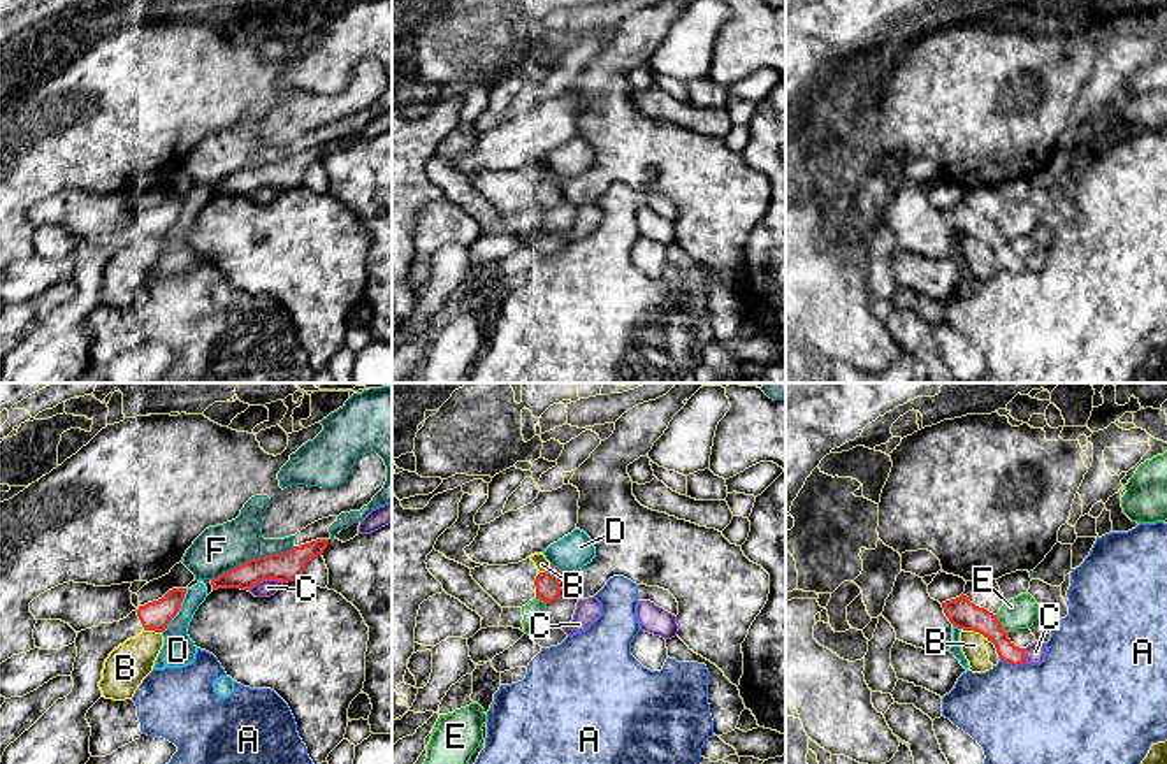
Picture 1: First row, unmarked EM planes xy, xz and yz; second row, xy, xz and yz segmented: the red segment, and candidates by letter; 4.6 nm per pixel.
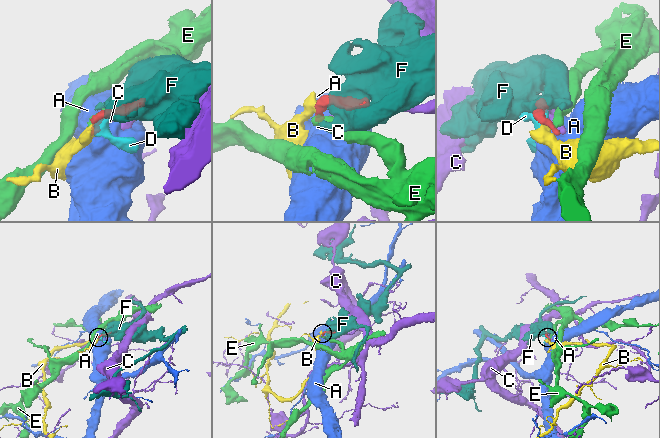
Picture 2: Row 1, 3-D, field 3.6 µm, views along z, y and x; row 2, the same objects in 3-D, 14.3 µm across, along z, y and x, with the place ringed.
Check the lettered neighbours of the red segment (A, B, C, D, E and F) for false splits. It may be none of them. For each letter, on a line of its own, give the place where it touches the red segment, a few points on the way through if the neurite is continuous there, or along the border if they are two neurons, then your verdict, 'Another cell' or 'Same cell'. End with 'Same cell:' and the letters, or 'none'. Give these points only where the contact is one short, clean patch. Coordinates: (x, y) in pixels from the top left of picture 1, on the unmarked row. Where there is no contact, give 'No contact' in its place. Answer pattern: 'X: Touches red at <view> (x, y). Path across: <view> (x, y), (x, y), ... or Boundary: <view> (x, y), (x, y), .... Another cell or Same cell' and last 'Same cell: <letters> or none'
A: Touches red at yz (1013, 271). Another cell
B: Touches red at yz (976, 237). Another cell
C: Touches red at xy (264, 185). Another cell
D: Touches red at xy (178, 216). Another cell
E: Touches red at yz (999, 230). Another cell
F: Touches red at xy (252, 165). Another cell
Same cell: none

